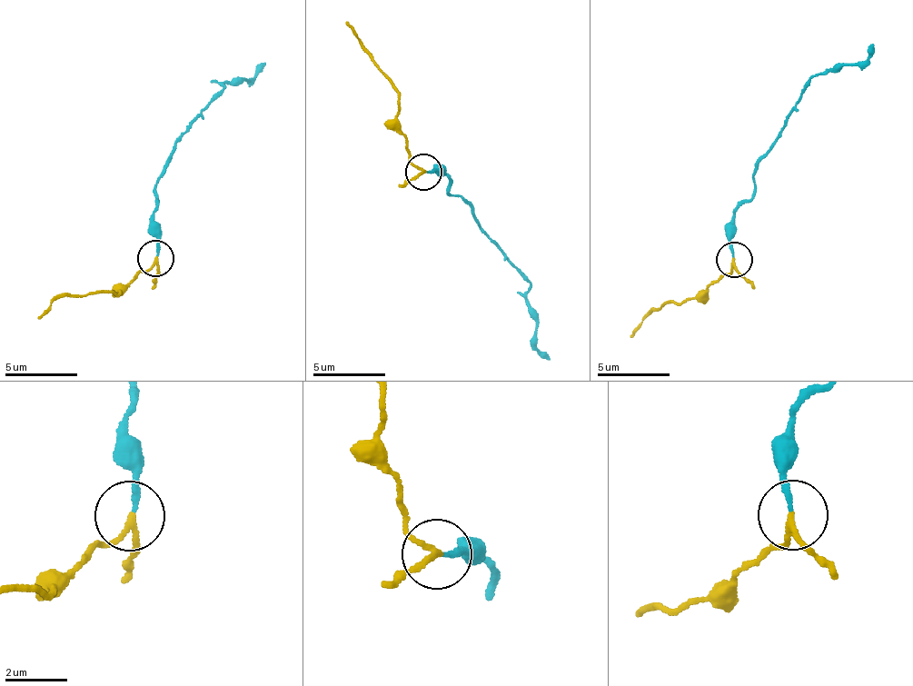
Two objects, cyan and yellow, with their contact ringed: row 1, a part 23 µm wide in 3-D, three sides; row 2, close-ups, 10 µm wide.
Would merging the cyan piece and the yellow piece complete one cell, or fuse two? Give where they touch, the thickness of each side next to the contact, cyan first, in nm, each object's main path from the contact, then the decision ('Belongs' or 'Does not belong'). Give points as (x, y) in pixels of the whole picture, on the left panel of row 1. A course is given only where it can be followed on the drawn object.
Place: (155, 258). Thickness 170 nm (cyan) against 150 nm. Course of cyan: (157, 255), (153, 196), (174, 140), (224, 89), (222, 83), (253, 79), (267, 62). Course of yellow: (153, 259), (143, 273), (114, 293), (64, 295), (36, 319). Does not belong

